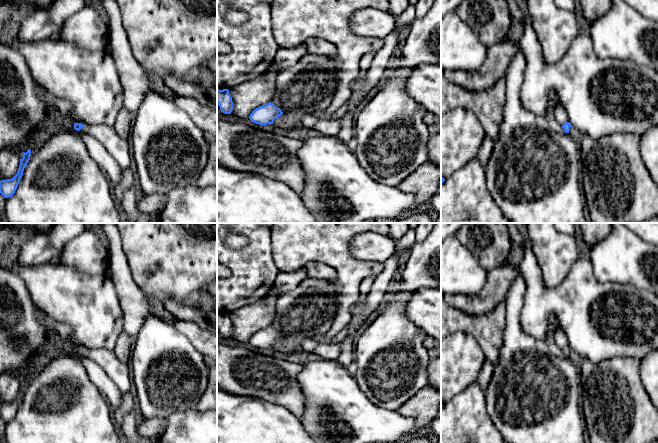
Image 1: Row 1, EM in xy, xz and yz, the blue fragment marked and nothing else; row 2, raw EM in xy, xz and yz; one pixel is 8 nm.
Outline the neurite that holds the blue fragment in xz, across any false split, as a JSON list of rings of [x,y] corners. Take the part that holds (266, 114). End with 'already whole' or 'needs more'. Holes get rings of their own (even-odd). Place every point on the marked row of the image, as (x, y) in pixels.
[[[270,102],[253,110],[249,119],[256,124],[267,125],[273,124],[274,120],[282,114],[281,109]]]; already whole

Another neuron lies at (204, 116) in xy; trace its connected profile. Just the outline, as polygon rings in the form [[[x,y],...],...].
[[[174,96],[174,103],[185,111],[192,121],[209,139],[217,138],[217,110],[210,104],[202,104],[197,99],[186,96]]]

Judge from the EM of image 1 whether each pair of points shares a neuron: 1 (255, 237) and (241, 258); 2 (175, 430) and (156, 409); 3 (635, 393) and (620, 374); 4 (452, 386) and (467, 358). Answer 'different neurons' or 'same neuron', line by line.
1: same neuron
2: different neurons
3: same neuron
4: same neuron

